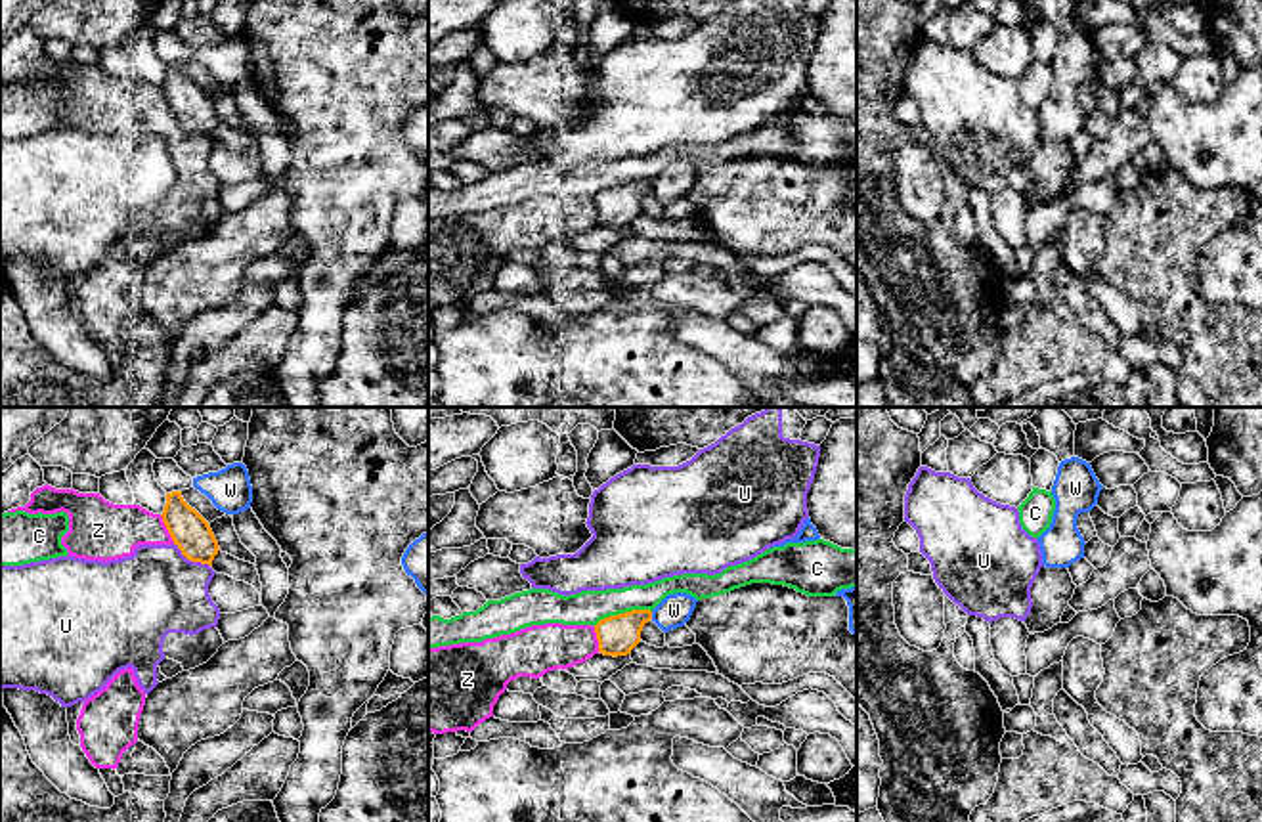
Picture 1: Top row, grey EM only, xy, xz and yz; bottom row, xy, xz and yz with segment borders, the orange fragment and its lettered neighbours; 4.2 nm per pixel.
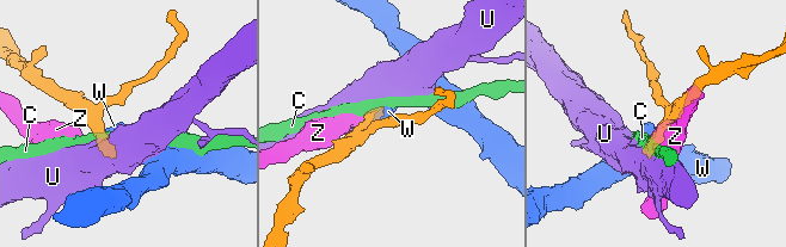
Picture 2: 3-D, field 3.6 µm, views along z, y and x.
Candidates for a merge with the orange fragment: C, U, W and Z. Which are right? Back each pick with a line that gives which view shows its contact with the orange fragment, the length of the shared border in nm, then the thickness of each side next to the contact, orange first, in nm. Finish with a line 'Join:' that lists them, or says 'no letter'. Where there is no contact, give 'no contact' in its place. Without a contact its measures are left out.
Join: no letter

